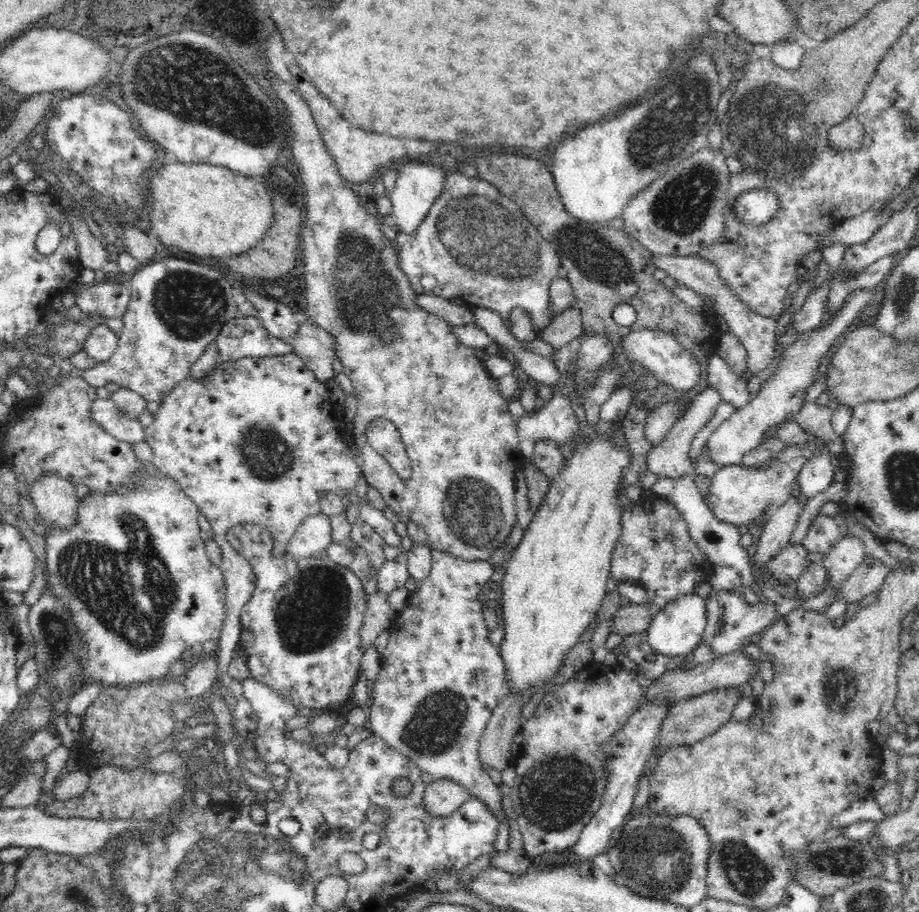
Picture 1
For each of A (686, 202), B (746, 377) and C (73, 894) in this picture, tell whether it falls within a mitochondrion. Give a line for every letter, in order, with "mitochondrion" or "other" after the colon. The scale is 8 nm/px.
A: mitochondrion
B: other
C: mitochondrion

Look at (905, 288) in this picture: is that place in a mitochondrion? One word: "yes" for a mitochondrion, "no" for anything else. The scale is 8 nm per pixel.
yes

